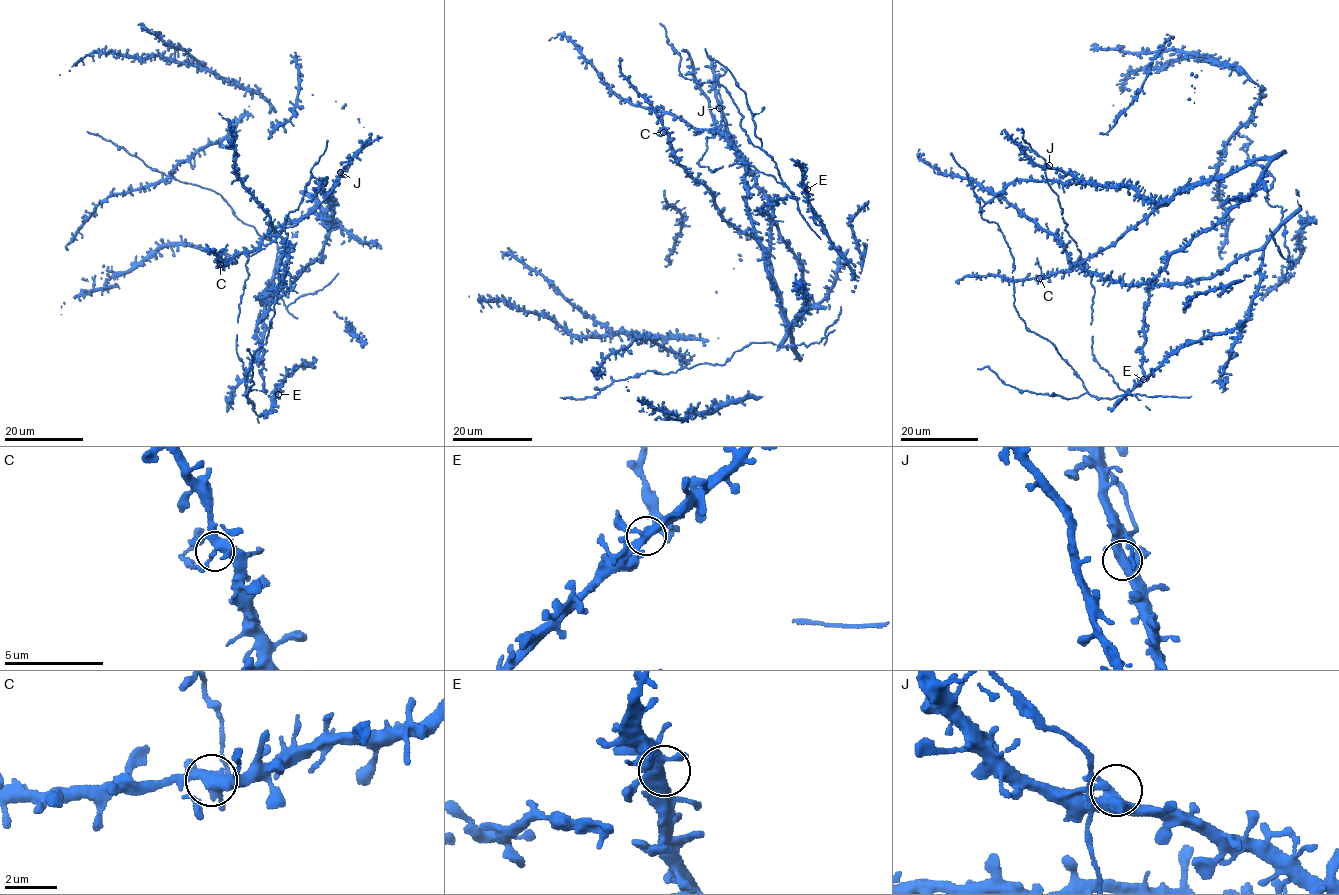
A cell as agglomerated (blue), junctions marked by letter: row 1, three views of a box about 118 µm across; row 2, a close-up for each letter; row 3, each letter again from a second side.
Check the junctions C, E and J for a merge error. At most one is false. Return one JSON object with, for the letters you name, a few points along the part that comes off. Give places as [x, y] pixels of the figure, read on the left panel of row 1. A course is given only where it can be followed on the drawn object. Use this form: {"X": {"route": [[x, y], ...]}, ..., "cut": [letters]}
{"C": {"route": [[220, 264], [217, 262], [220, 250], [227, 243]]}, "cut": ["C"]}

